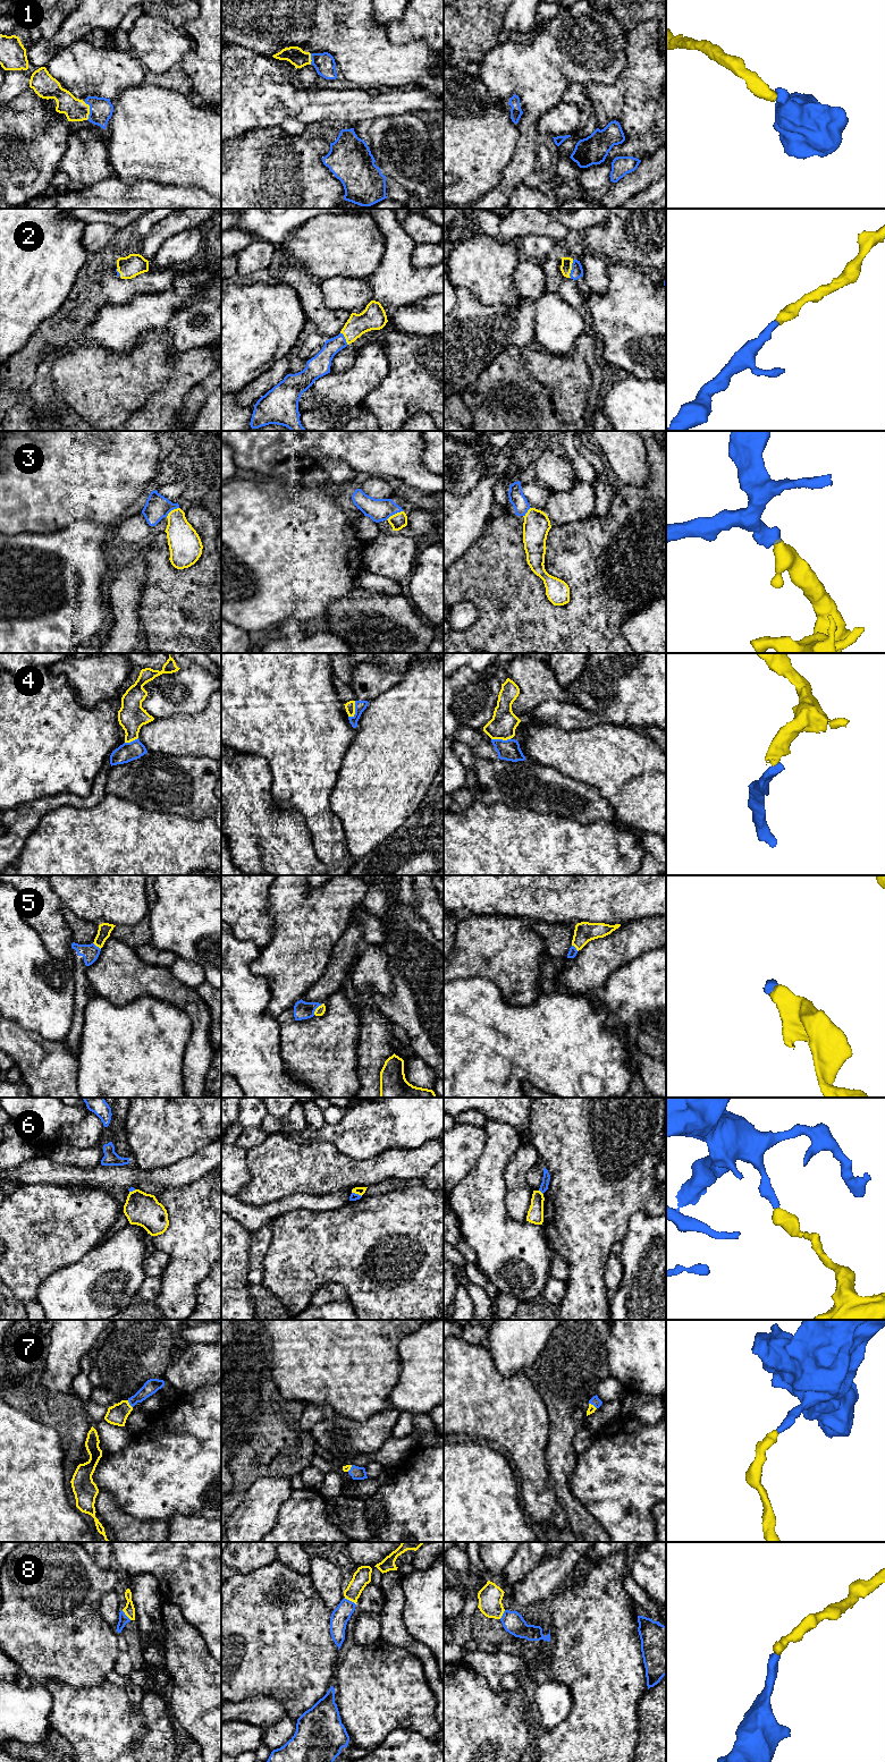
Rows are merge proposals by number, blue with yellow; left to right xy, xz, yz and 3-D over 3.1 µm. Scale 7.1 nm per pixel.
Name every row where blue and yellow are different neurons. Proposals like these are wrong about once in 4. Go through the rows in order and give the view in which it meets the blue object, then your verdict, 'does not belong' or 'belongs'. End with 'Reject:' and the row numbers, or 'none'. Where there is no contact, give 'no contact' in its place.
1: meets blue in xy; belongs
2: meets blue in yz; belongs
3: meets blue in xz; belongs
4: meets blue in xz; does not belong
5: meets blue in xz; belongs
6: meets blue in yz; does not belong
7: meets blue in xy; belongs
8: meets blue in xz; belongs
Reject: 4, 6

